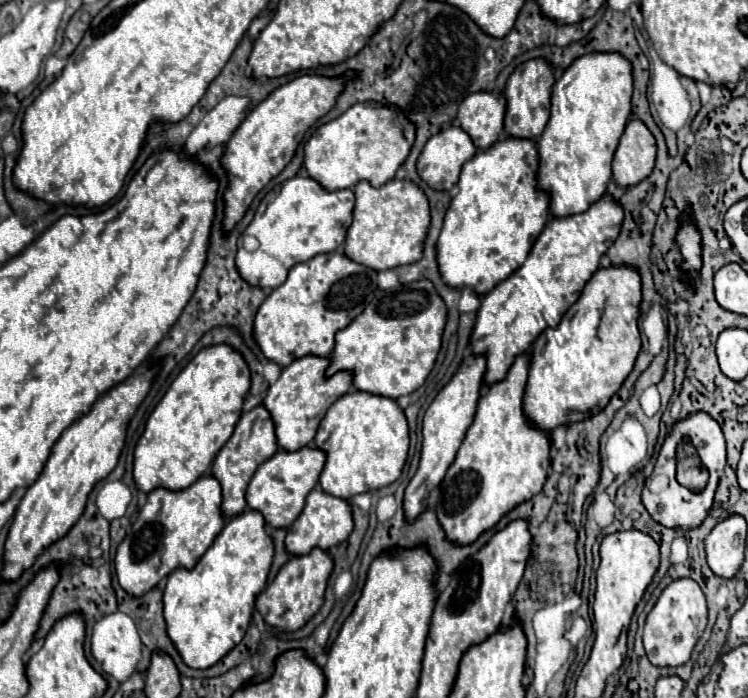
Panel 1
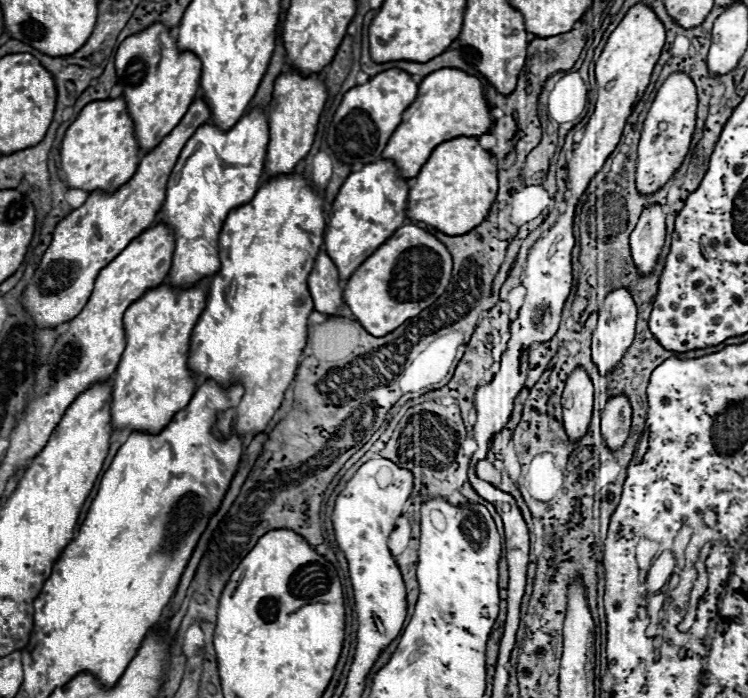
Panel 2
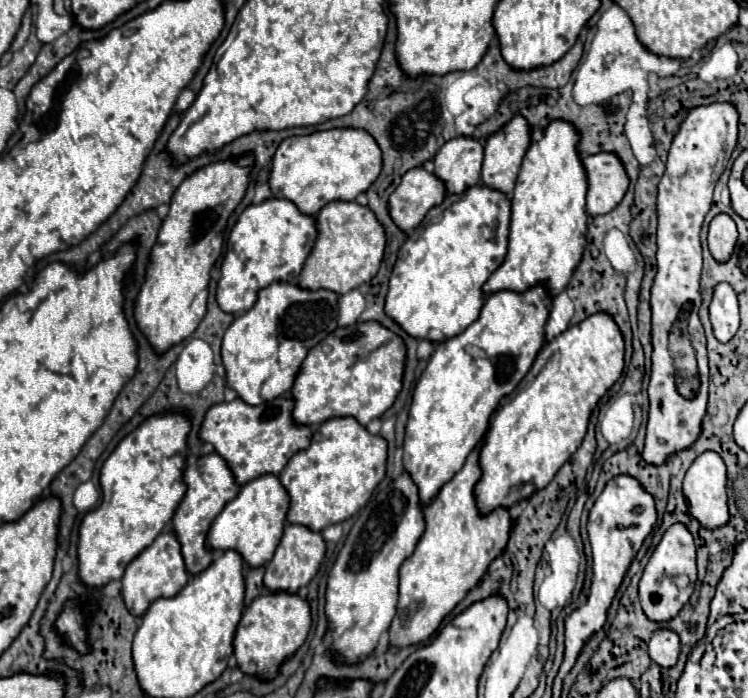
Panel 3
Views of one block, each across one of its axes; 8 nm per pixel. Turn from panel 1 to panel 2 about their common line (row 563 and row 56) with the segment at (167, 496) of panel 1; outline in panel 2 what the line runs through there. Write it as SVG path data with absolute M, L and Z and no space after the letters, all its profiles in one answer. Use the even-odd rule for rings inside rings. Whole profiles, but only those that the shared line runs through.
M154 22L148 28L144 28L138 34L128 36L116 50L116 72L120 78L120 84L124 86L124 100L128 104L130 116L136 124L136 138L140 142L142 152L150 152L154 146L160 144L160 140L170 134L174 130L174 126L182 120L182 116L186 114L186 110L190 108L190 104L196 98L196 92L200 88L200 70L202 64L200 60L192 54L192 52L182 52L176 46L176 38L172 36L170 28L166 28L162 22Z

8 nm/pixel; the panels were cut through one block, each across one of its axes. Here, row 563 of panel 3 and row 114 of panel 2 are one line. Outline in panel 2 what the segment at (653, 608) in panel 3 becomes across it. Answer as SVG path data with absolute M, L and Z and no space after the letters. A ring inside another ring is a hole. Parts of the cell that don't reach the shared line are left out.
M684 72L670 74L664 80L662 88L658 90L658 94L652 102L652 108L644 122L640 144L638 144L636 190L642 196L650 196L650 194L658 192L674 176L674 172L682 166L682 162L690 150L690 142L692 142L692 134L694 134L696 104L698 104L696 86Z

